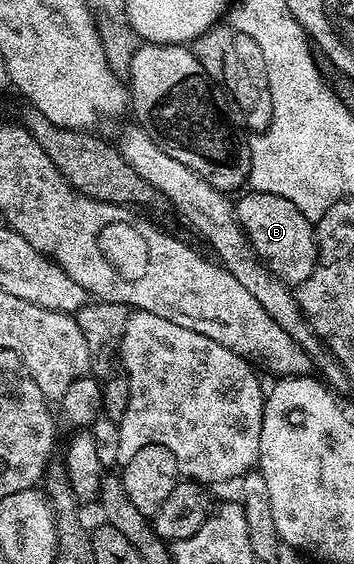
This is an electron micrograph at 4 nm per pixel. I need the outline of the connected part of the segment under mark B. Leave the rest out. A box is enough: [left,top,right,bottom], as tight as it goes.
[236,191,317,286]

